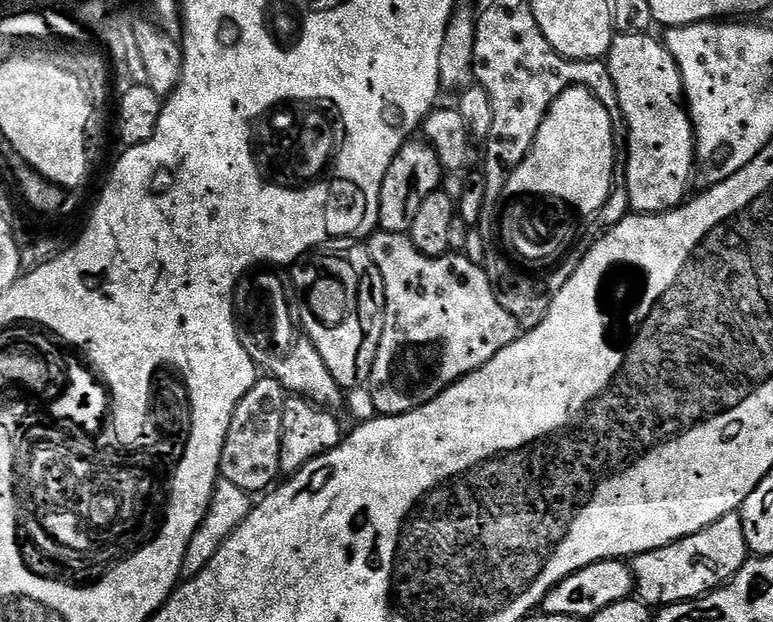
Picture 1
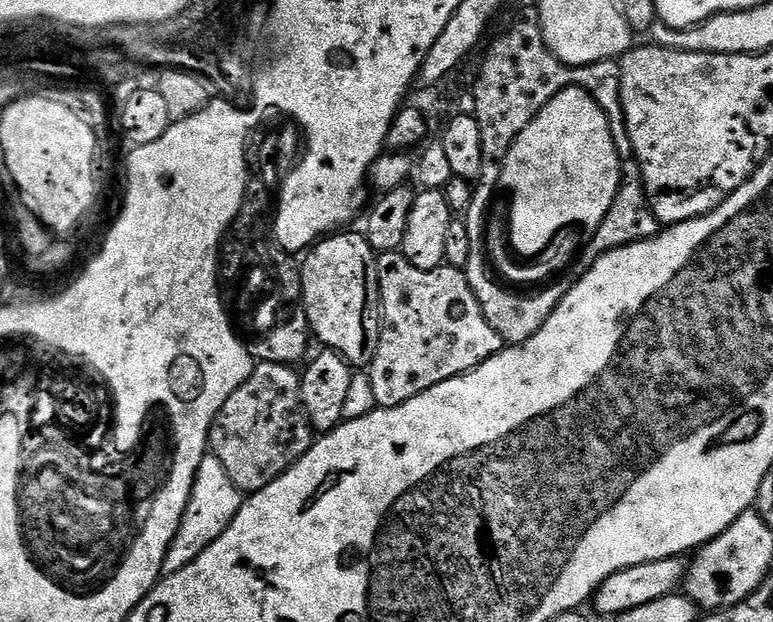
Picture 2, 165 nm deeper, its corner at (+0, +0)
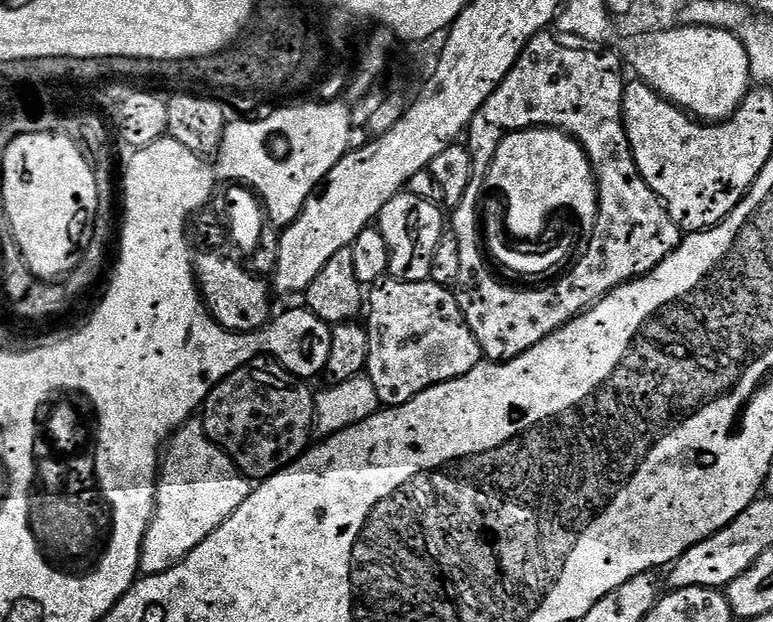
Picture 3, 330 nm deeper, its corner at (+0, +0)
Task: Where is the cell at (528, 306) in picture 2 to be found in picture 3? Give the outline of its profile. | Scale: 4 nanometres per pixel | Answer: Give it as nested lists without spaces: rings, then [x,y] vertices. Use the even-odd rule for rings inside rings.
[[[545,30],[530,38],[510,74],[502,78],[494,94],[486,98],[468,124],[466,147],[471,156],[472,176],[462,202],[450,216],[450,231],[455,234],[458,251],[462,253],[454,285],[456,301],[481,353],[492,362],[526,354],[526,350],[538,346],[538,342],[593,308],[618,286],[647,276],[682,239],[682,229],[670,218],[664,201],[641,178],[634,162],[624,129],[626,72],[621,57],[615,51],[595,52],[597,49],[592,46],[571,48],[559,44],[552,34]],[[529,130],[559,130],[579,145],[596,177],[598,207],[588,249],[573,266],[572,273],[549,288],[532,288],[527,292],[496,281],[495,274],[488,269],[479,220],[488,171],[498,146],[502,146],[506,137]]]

